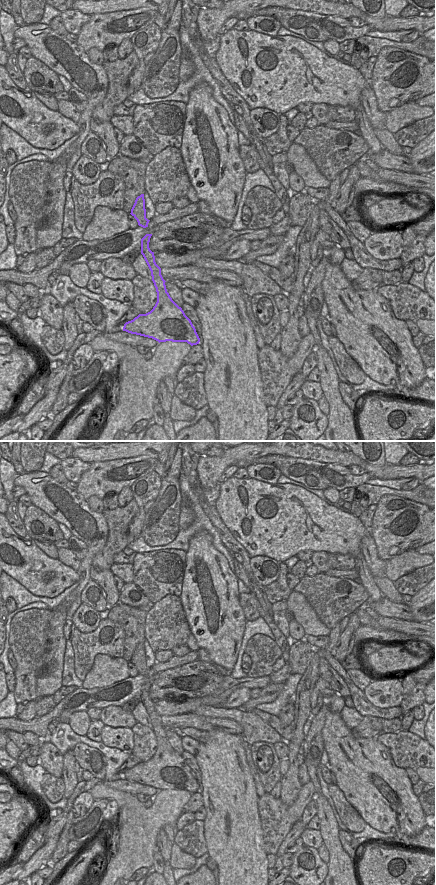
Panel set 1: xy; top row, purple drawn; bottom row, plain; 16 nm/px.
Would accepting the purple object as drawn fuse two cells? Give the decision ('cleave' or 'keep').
keep

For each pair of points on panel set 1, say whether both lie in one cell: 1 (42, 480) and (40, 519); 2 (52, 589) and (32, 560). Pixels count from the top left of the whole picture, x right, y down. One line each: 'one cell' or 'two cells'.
1: two cells
2: one cell

